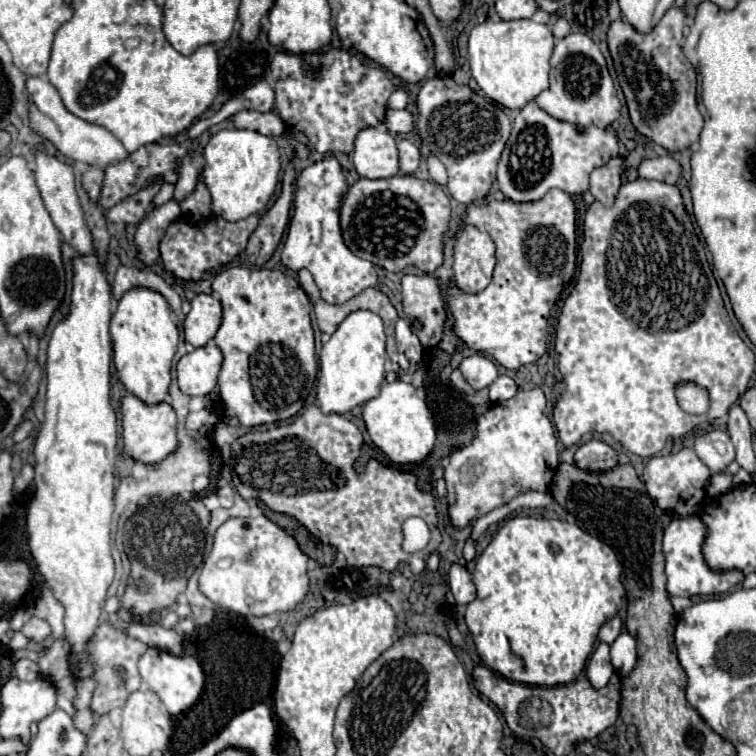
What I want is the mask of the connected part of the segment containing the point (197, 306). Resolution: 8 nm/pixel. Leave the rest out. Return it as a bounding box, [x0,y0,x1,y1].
[184,294,222,348]

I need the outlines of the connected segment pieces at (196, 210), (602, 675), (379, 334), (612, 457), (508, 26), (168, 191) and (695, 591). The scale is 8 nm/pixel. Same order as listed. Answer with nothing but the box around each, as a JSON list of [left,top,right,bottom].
[[180,178,212,220],[586,642,614,688],[316,310,384,414],[574,440,616,472],[468,20,554,110],[154,183,175,206],[664,516,744,596]]

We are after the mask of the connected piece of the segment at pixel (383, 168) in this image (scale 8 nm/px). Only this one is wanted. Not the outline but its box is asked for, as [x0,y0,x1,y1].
[354,128,398,178]

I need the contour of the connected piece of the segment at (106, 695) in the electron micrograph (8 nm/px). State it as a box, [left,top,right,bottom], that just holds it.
[88,622,148,714]

